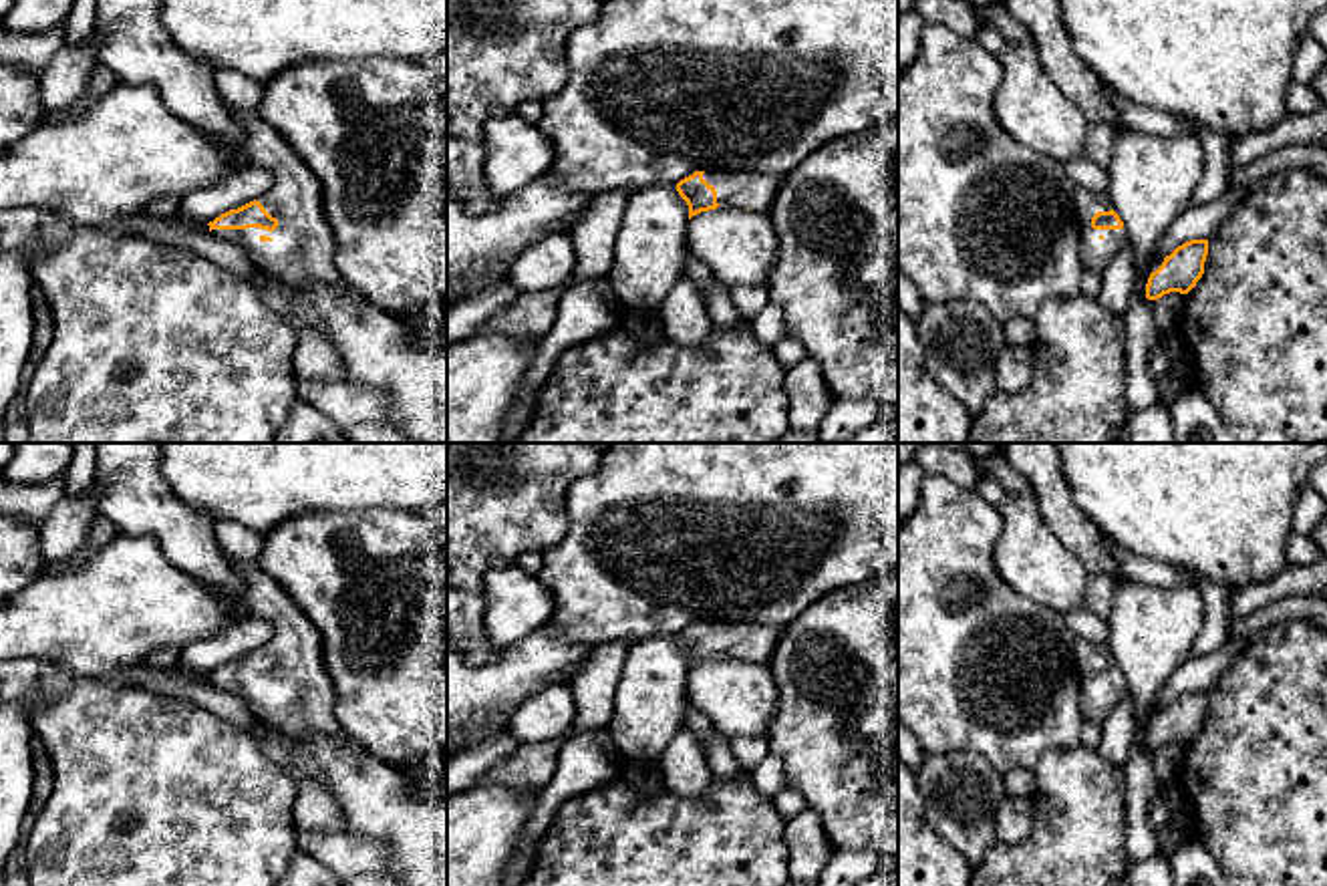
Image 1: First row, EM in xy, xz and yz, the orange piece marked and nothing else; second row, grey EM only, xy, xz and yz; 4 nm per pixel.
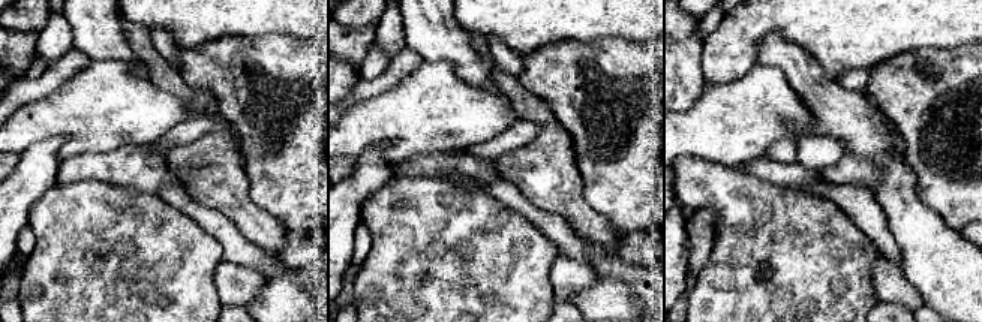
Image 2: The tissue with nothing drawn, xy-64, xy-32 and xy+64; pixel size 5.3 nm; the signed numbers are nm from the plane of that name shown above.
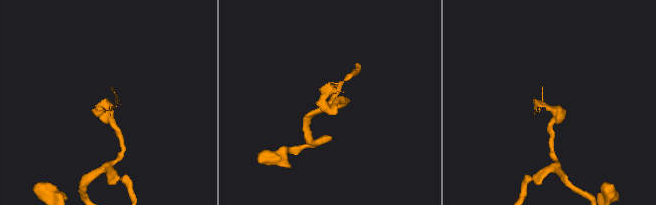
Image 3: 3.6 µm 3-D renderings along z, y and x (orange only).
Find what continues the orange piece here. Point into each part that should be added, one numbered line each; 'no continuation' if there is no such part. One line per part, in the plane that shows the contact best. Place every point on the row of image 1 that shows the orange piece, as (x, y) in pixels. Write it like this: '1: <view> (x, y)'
1: xy (303, 246)

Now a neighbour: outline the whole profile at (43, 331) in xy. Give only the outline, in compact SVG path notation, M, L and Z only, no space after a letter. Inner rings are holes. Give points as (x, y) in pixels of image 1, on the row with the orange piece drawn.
M38 286L32 290L32 348L44 352L52 340L54 320L48 308L48 302Z

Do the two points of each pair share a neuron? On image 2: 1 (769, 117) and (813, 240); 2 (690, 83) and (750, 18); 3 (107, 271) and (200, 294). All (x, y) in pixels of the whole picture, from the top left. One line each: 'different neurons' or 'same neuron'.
1: different neurons
2: different neurons
3: same neuron

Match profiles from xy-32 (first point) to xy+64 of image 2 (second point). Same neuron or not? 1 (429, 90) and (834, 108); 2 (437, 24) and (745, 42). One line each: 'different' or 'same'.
1: different
2: different

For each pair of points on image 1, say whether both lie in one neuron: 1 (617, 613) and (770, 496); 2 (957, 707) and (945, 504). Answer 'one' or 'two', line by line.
1: one
2: one

